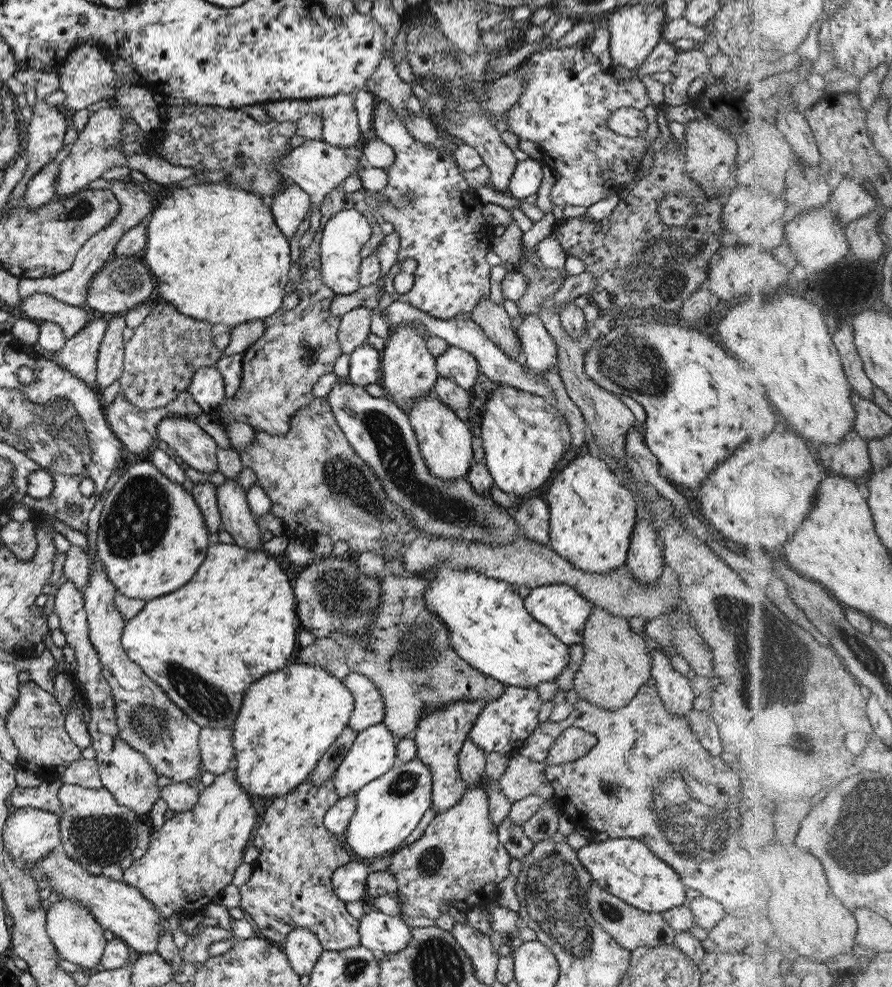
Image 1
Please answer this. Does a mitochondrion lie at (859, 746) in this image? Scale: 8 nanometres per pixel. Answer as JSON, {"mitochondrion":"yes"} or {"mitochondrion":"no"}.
{"mitochondrion":"no"}

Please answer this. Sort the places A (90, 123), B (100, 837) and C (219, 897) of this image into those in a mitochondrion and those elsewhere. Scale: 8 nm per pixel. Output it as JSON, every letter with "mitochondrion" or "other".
{"A":"other","B":"mitochondrion","C":"other"}

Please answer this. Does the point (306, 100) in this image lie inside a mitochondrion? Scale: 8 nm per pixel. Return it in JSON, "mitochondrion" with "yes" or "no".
{"mitochondrion":"no"}

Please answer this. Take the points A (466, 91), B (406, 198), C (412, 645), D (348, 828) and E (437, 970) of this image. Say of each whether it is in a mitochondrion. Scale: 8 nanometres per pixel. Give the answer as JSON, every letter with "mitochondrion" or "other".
{"A":"mitochondrion","B":"mitochondrion","C":"mitochondrion","D":"other","E":"mitochondrion"}

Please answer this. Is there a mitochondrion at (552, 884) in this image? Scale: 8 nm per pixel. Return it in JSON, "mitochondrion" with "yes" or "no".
{"mitochondrion":"yes"}

